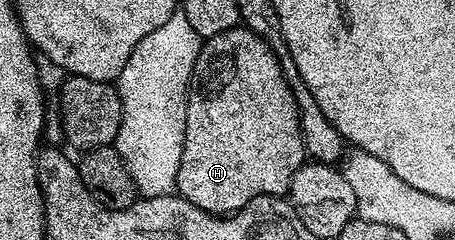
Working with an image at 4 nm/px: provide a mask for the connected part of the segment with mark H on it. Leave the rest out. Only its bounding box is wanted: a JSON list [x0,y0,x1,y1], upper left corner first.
[176,24,306,216]

